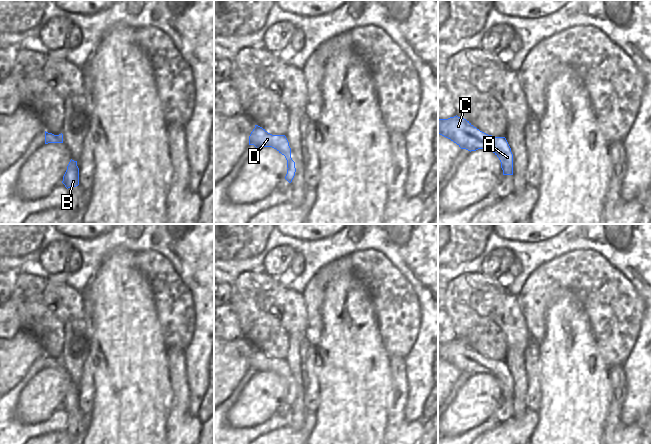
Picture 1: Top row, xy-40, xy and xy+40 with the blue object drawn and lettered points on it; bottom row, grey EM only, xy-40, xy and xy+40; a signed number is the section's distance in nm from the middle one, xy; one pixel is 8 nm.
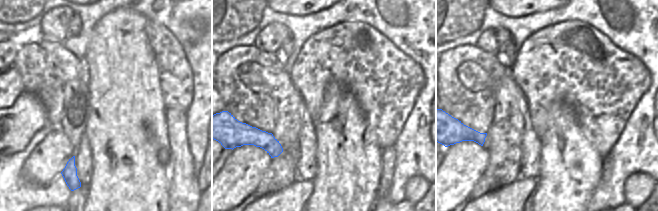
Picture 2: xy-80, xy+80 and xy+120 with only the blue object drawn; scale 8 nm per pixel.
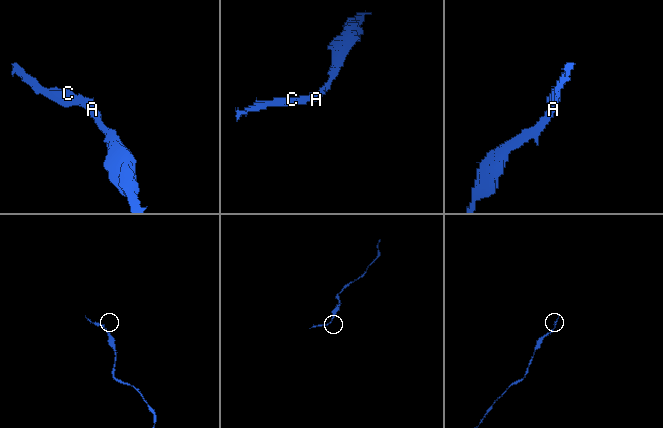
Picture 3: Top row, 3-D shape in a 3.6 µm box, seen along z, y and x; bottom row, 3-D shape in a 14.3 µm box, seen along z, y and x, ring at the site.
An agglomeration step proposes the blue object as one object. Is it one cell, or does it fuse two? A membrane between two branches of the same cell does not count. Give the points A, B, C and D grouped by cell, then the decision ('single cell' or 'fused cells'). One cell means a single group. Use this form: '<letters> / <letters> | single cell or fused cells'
A B C D | single cell

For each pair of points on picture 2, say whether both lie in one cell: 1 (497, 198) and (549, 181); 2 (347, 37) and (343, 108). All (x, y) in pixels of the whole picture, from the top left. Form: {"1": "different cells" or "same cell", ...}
{"1": "different cells", "2": "different cells"}

